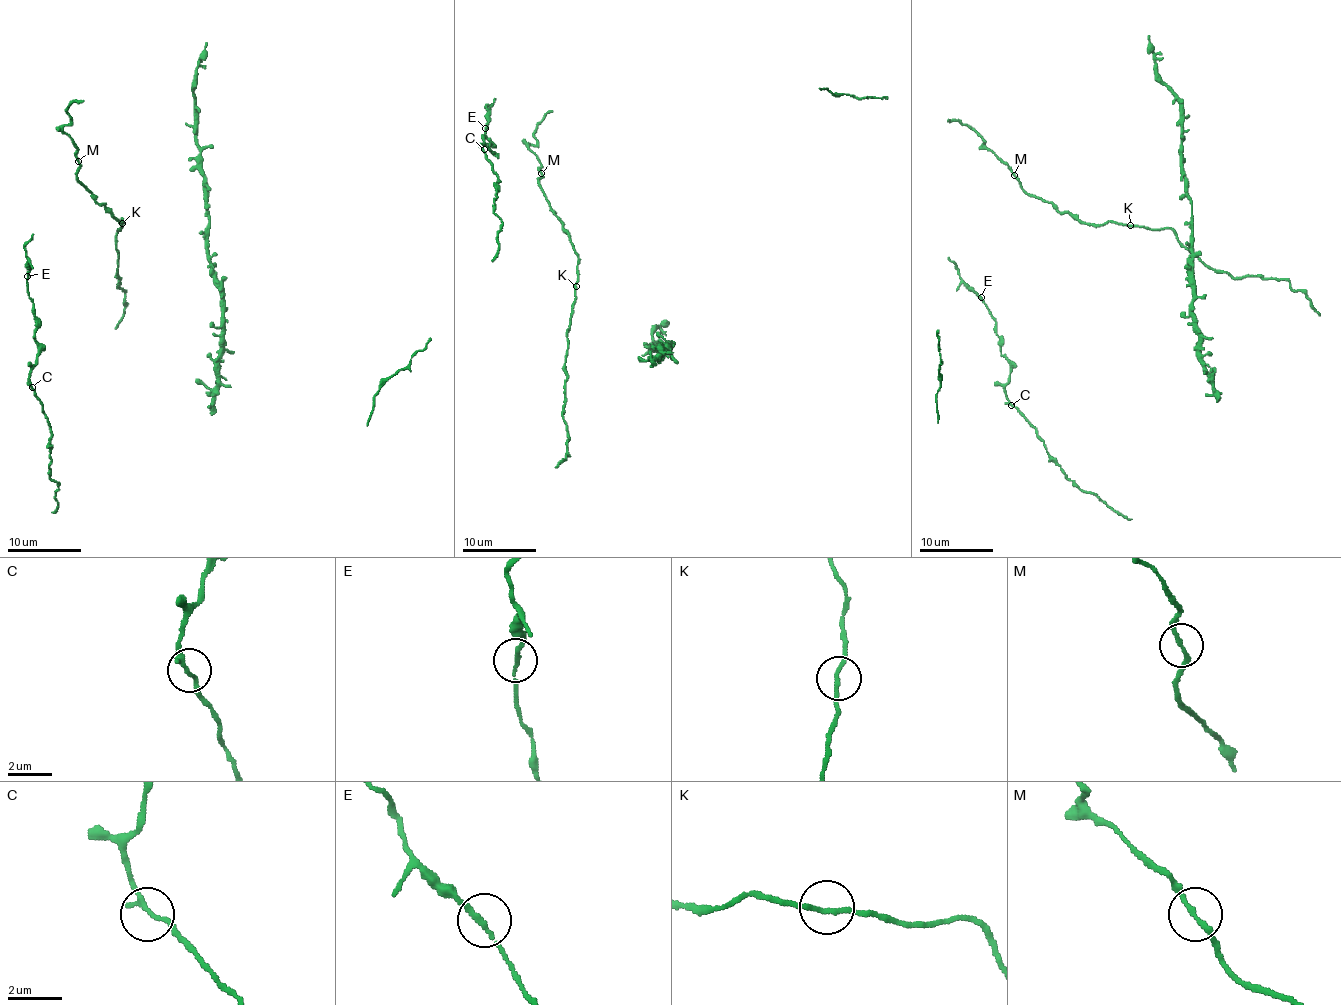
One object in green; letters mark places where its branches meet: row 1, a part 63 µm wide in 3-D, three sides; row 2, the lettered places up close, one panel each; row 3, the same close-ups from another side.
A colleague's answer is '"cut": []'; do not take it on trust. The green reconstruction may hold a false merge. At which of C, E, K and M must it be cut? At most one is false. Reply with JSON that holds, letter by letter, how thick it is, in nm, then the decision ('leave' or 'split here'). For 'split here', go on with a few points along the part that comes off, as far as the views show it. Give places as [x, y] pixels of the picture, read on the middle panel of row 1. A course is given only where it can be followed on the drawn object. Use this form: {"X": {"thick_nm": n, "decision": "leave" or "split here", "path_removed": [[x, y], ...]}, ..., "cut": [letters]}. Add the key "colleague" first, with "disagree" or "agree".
{"colleague": "agree", "C": {"thick_nm": 180, "decision": "leave"}, "E": {"thick_nm": 170, "decision": "leave"}, "K": {"thick_nm": 170, "decision": "leave"}, "M": {"thick_nm": 170, "decision": "leave"}, "cut": []}

